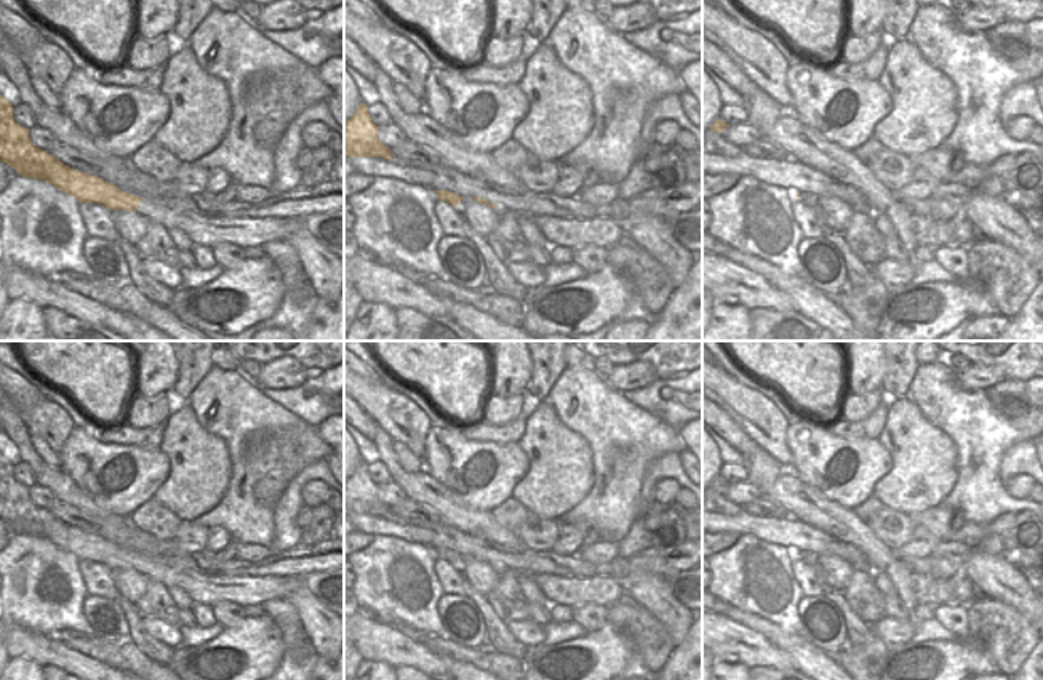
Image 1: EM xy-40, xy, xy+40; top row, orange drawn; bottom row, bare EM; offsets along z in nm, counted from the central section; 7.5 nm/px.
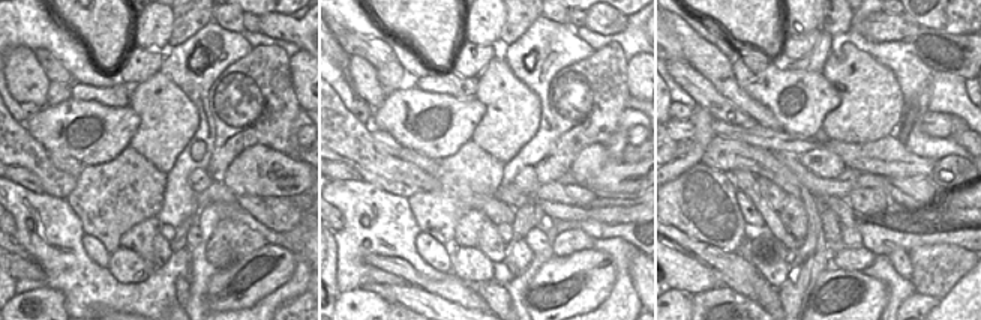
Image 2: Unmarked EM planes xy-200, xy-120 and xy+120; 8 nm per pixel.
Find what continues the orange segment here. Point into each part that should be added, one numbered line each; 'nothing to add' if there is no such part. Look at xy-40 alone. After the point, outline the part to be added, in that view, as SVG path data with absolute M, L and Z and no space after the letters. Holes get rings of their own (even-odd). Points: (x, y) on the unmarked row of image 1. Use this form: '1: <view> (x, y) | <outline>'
1: xy-40 (328, 588) | M142 557L136 571L166 587L184 589L194 605L210 606L224 600L242 606L261 605L285 598L304 586L323 606L344 616L344 566L299 576L205 576Z

